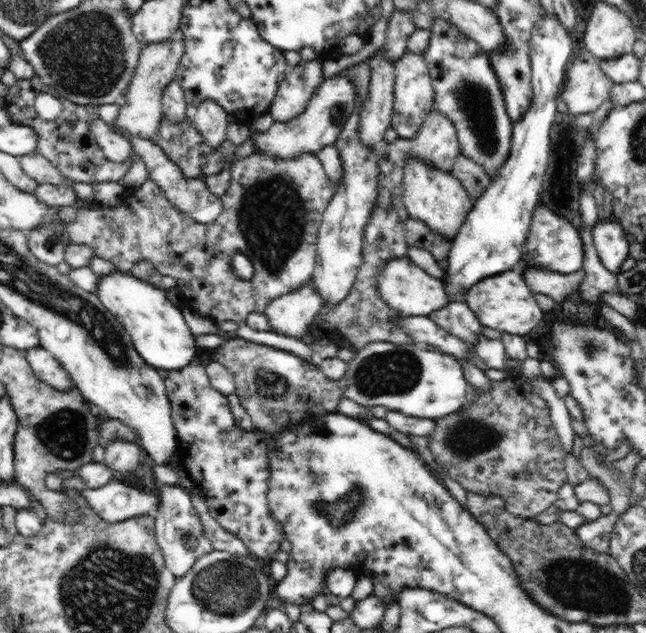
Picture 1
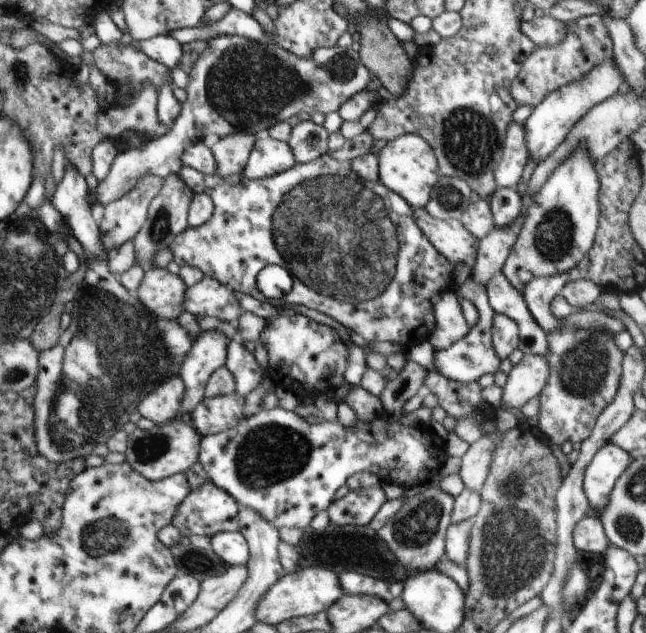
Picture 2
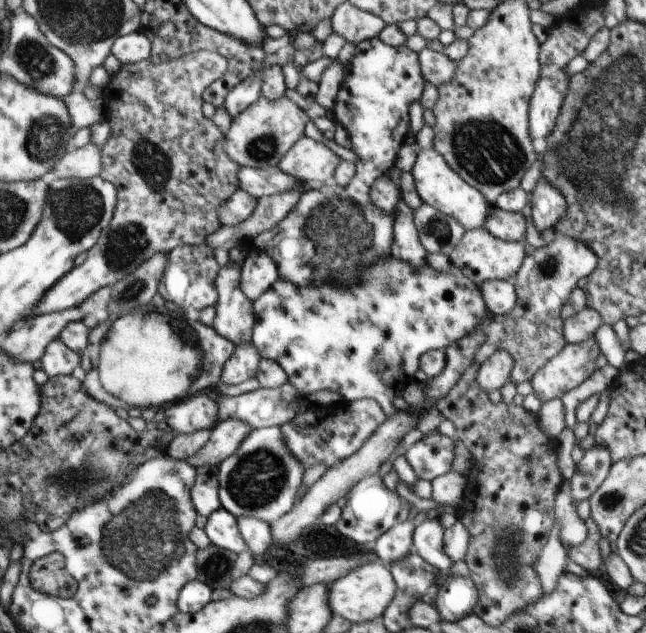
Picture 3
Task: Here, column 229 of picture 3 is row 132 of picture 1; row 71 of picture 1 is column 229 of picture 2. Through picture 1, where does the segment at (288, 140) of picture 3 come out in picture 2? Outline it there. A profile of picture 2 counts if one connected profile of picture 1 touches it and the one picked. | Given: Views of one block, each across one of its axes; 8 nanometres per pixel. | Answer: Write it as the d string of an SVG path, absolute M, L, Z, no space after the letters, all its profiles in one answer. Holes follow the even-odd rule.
M242 133L229 134L220 138L211 147L216 160L216 175L226 178L226 176L240 174L248 162L248 156L258 137L254 134Z

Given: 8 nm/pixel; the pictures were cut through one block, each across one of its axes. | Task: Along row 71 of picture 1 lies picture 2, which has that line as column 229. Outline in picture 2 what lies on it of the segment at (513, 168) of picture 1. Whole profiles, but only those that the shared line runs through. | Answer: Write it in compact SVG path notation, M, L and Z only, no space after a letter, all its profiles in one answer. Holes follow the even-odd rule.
M220 531L211 536L212 550L230 567L244 566L249 560L249 546L240 532Z

